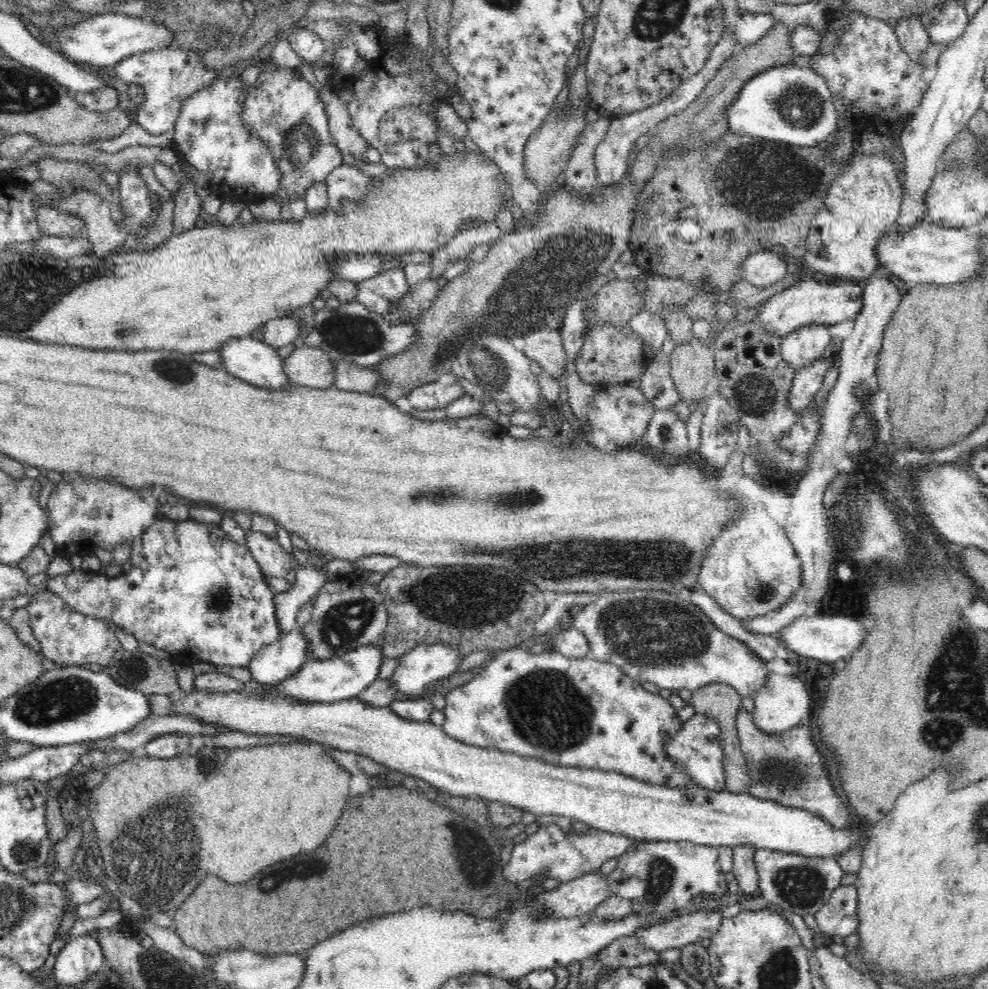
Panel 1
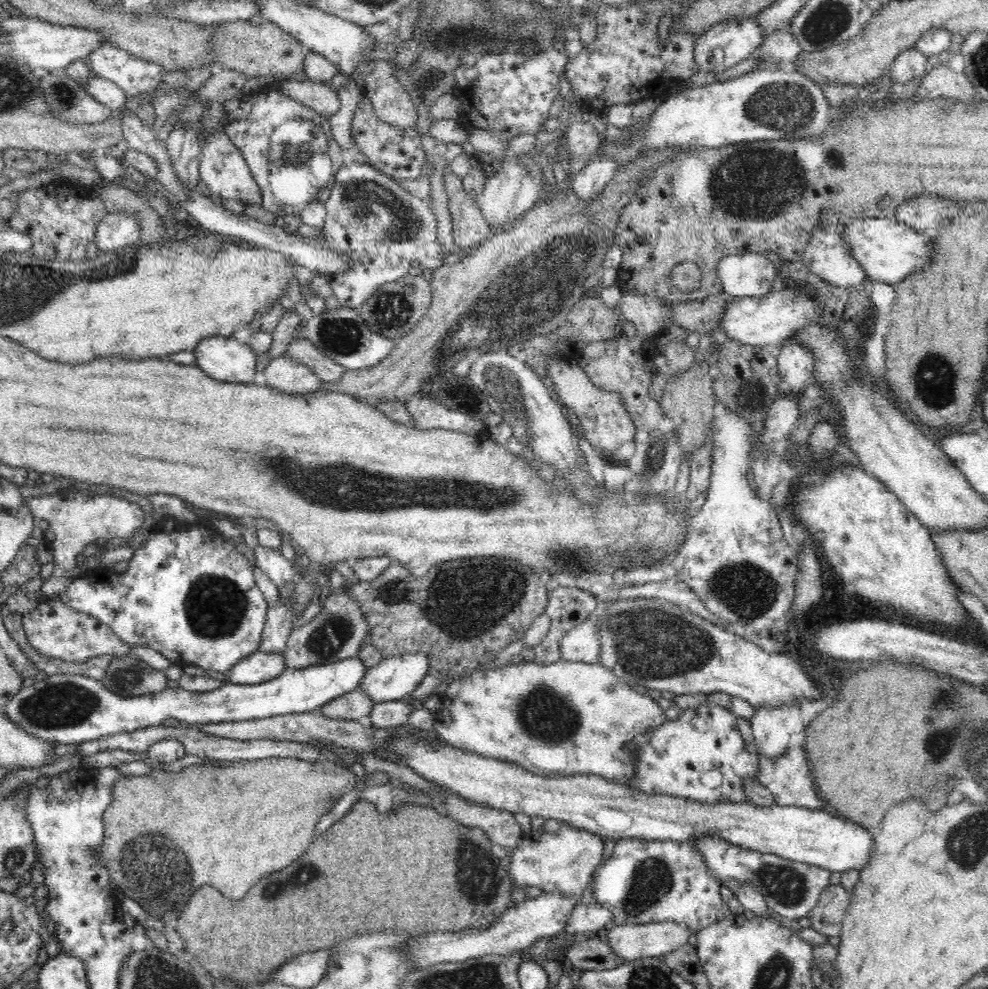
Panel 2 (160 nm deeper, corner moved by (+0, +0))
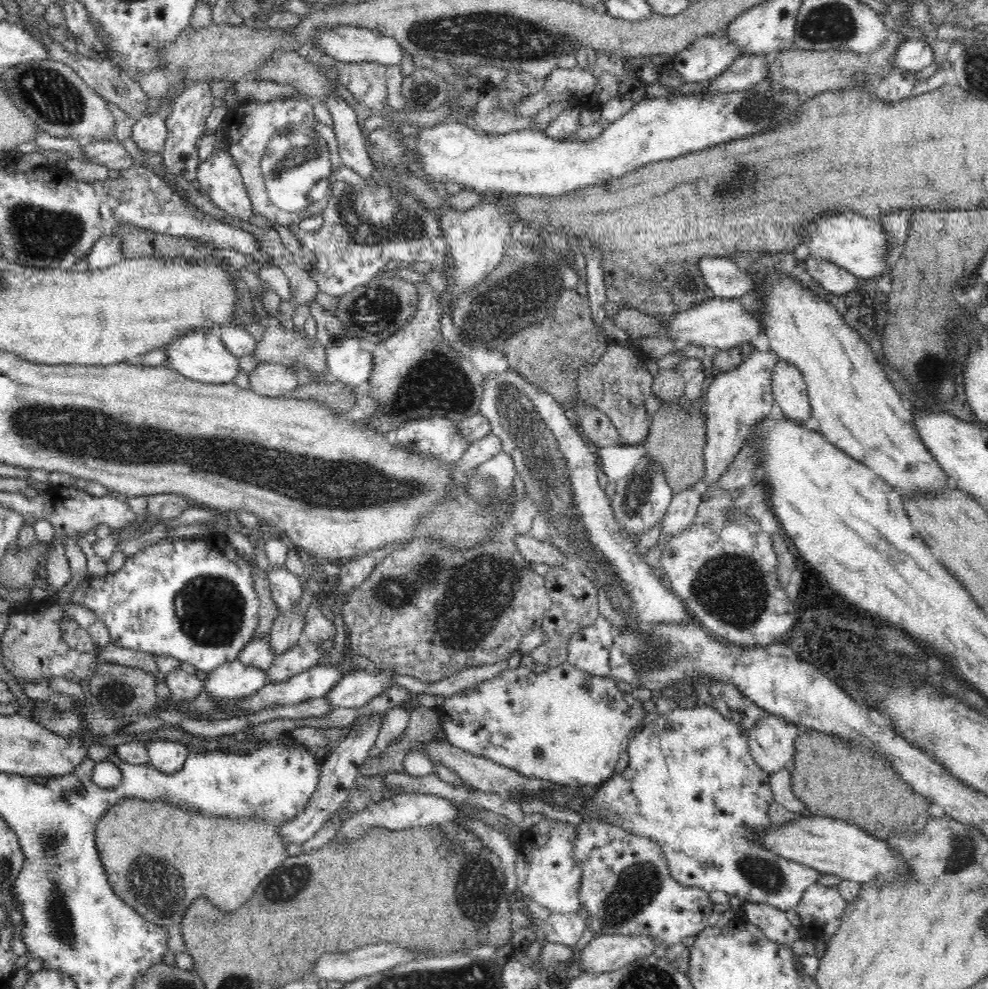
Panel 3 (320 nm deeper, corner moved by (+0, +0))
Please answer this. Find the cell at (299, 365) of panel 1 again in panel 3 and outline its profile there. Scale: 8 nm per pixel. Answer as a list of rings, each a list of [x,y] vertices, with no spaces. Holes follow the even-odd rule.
[[[262,363],[249,372],[250,389],[256,394],[272,397],[290,396],[299,382],[288,366],[280,363]]]

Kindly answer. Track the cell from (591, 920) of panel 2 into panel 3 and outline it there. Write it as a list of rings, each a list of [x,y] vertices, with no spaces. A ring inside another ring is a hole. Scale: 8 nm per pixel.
[[[576,912],[575,914],[550,914],[544,922],[545,942],[573,946],[582,938],[586,929],[585,920]]]

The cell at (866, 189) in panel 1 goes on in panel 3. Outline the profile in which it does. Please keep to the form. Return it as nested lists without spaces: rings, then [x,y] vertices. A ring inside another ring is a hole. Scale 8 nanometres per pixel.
[[[803,255],[803,258],[808,274],[820,282],[826,291],[840,294],[855,290],[858,286],[858,277],[845,268],[821,258],[810,258],[809,255]]]

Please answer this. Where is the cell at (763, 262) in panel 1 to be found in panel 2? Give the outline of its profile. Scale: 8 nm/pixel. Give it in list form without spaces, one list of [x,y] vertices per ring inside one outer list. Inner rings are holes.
[[[760,252],[733,254],[721,258],[717,275],[723,292],[730,297],[756,297],[769,294],[778,272],[777,264]]]

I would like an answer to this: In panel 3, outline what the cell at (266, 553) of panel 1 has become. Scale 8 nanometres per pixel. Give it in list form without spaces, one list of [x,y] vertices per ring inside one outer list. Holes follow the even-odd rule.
[[[269,566],[266,575],[268,575],[273,601],[279,612],[290,612],[294,604],[298,604],[302,598],[303,581],[285,566],[280,566],[280,568]]]

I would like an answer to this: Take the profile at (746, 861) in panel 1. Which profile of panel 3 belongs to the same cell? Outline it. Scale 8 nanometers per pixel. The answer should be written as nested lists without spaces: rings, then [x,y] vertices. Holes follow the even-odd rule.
[[[759,902],[742,903],[744,917],[757,926],[772,942],[791,944],[800,939],[796,926],[793,926],[784,911]]]

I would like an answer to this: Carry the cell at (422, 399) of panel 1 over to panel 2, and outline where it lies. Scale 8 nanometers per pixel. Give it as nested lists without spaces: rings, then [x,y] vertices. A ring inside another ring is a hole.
[[[417,393],[406,401],[406,406],[413,418],[410,426],[418,430],[436,428],[436,430],[464,432],[466,435],[482,435],[487,429],[484,422],[461,410],[450,410],[427,394]]]

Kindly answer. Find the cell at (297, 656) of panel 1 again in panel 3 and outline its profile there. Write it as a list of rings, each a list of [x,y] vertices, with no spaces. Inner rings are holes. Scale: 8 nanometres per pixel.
[[[237,659],[218,666],[203,680],[203,691],[214,701],[220,701],[224,705],[248,699],[260,692],[264,686],[266,686],[266,671],[246,666]]]

